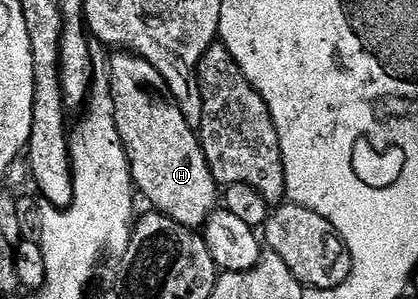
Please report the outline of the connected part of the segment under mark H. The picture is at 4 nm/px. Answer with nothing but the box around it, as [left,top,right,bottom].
[110,50,218,229]

